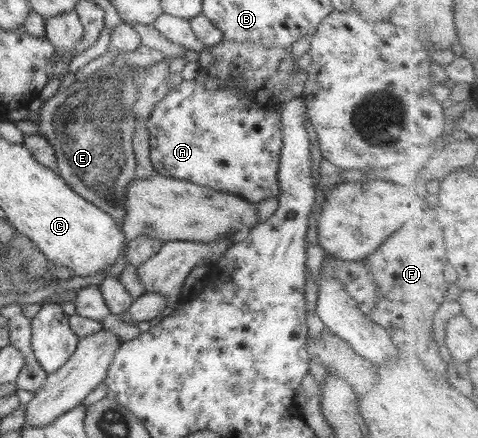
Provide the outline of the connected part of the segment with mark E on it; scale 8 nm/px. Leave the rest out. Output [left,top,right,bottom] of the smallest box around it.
[37,62,139,227]

